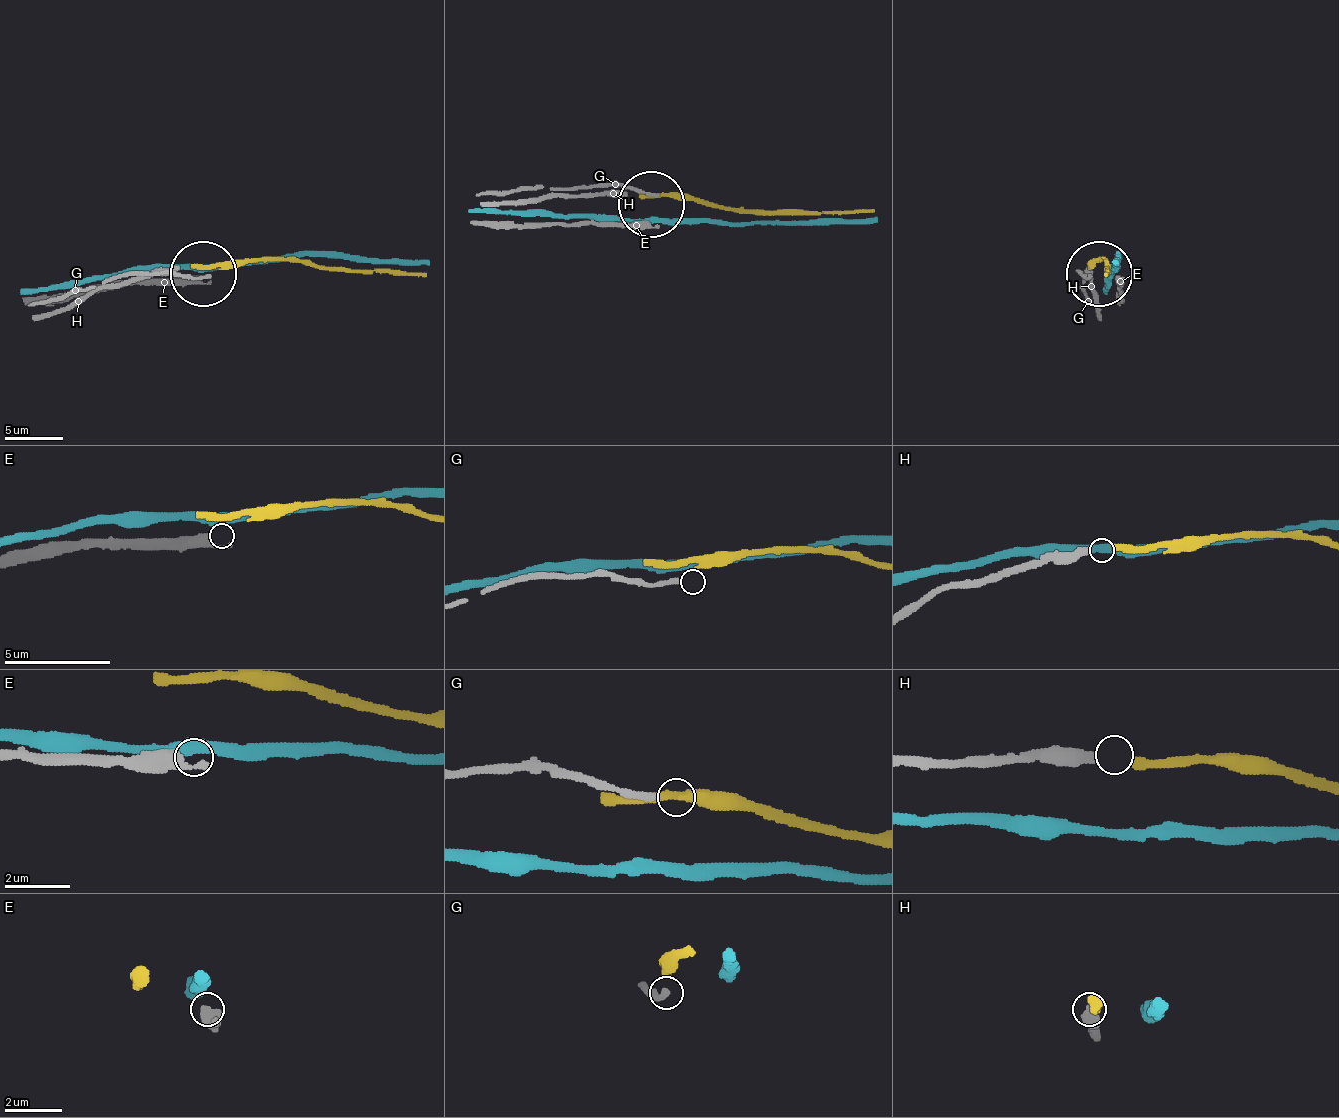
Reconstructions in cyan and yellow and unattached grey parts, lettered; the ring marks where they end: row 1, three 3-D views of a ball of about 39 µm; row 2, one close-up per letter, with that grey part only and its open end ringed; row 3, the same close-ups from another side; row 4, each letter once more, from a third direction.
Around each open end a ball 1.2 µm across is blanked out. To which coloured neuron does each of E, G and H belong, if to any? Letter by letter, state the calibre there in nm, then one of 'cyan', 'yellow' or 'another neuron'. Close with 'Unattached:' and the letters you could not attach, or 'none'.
E: 170 nm thick; another neuron
G: 220 nm thick; another neuron
H: 360 nm thick; yellow
Unattached: E, G

